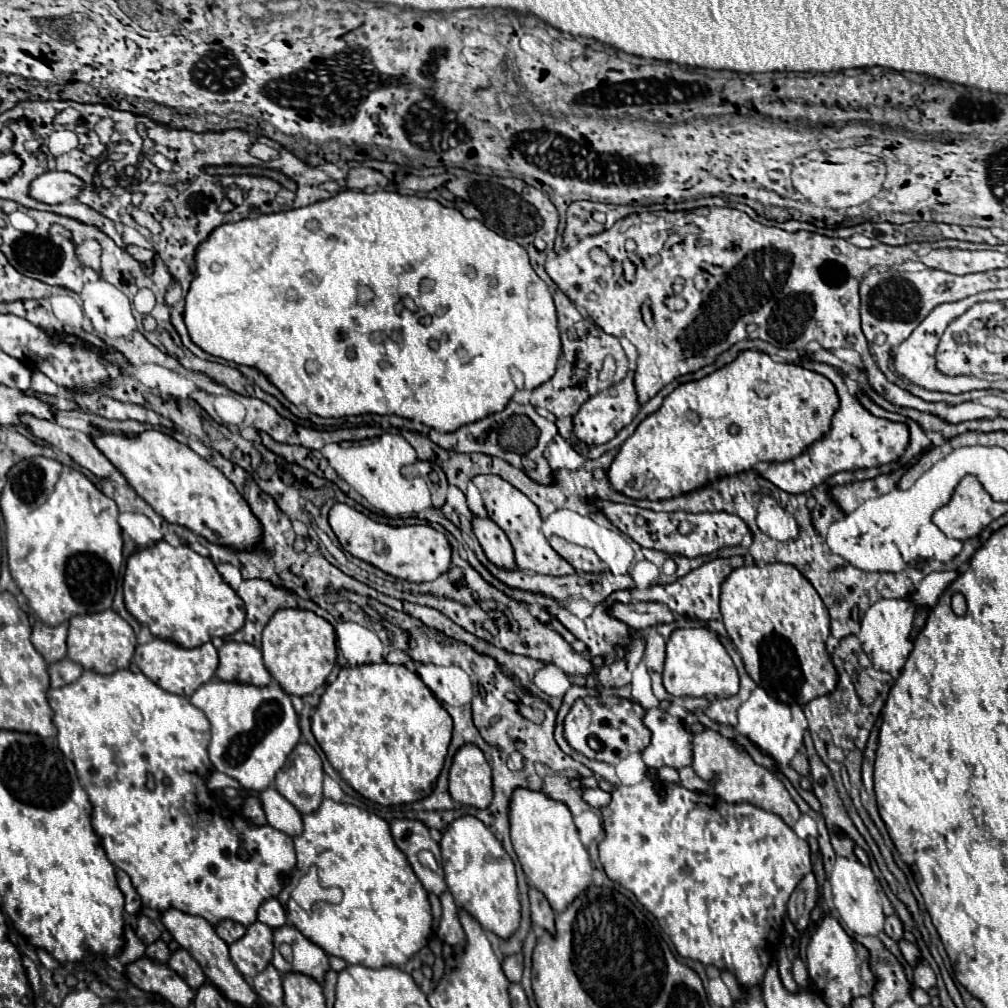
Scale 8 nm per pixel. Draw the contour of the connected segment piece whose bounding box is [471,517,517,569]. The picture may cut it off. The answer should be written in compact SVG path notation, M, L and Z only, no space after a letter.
M473 517L471 525L489 561L493 561L497 567L503 567L503 569L517 569L515 557L511 553L511 543L507 541L507 535L503 533L503 529L495 525L495 521L491 521L489 517L485 519Z

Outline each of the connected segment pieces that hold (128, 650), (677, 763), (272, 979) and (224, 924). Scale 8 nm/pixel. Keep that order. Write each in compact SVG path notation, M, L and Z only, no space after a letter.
M105 609L103 613L87 613L75 615L69 619L69 637L67 637L67 657L85 669L97 673L113 673L119 669L127 669L133 651L137 645L137 637L131 625L119 617L113 609Z
M647 709L645 725L653 731L651 745L641 753L647 767L675 767L683 769L691 765L693 745L691 731L685 729L685 723L663 709Z
M267 965L267 969L263 969L251 981L251 987L253 987L257 997L265 1005L283 1005L283 987L281 987L281 981L283 981L281 973L273 965Z
M221 921L221 923L215 927L215 931L217 931L217 935L219 935L227 945L231 945L233 941L237 941L239 937L245 935L247 927L245 927L245 925L239 925L239 923L235 923L235 921Z

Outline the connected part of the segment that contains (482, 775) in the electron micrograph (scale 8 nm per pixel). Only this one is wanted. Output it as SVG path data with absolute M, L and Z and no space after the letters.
M463 745L453 755L449 769L449 793L461 805L485 809L493 799L491 765L477 745Z

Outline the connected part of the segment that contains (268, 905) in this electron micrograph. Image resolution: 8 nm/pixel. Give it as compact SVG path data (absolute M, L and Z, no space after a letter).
M273 897L273 899L267 899L259 911L257 911L257 919L265 925L269 925L271 929L277 929L277 927L283 927L285 921L287 921L287 915L285 915L285 909L281 907L281 903Z

